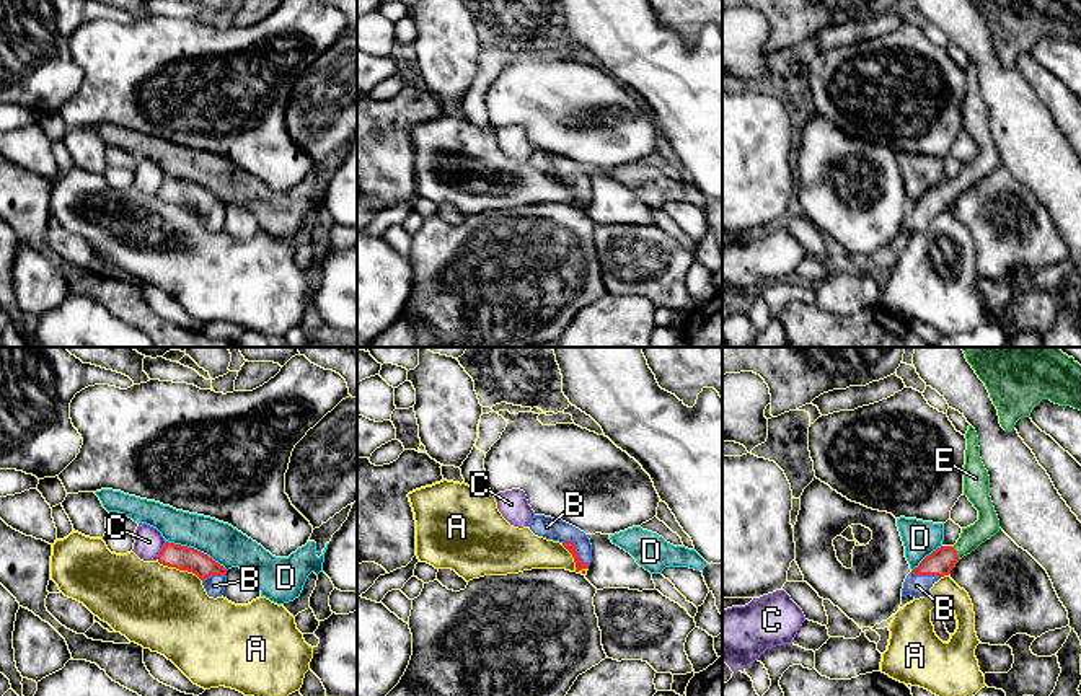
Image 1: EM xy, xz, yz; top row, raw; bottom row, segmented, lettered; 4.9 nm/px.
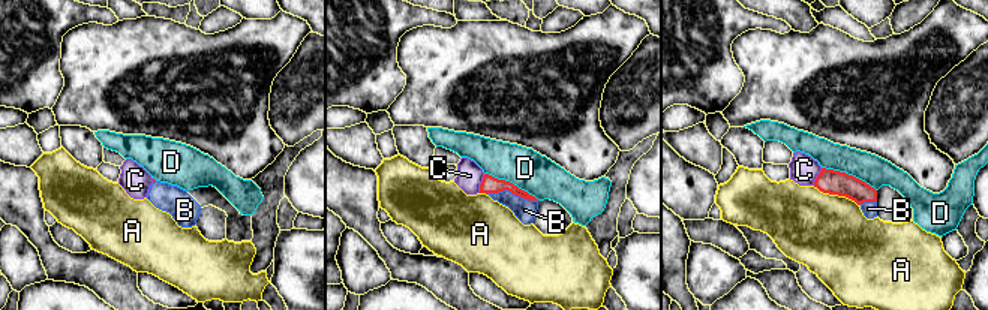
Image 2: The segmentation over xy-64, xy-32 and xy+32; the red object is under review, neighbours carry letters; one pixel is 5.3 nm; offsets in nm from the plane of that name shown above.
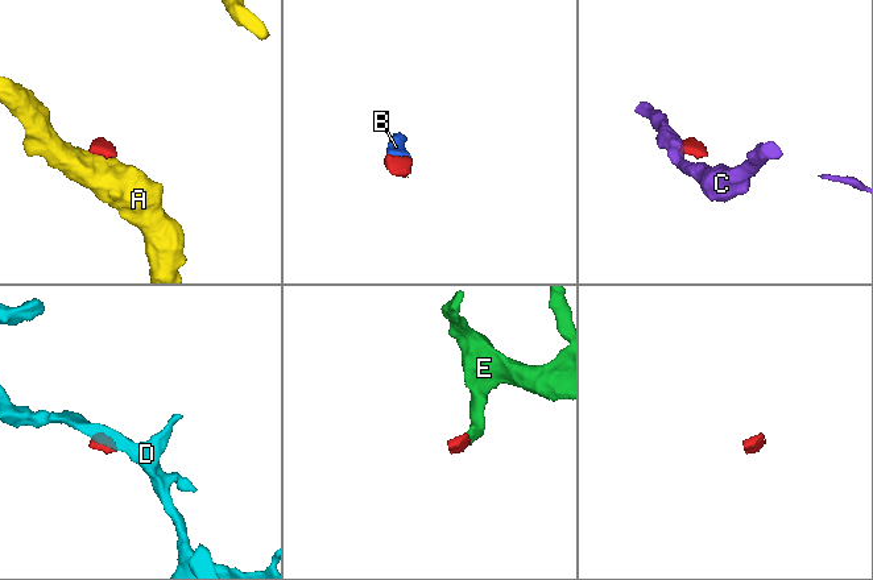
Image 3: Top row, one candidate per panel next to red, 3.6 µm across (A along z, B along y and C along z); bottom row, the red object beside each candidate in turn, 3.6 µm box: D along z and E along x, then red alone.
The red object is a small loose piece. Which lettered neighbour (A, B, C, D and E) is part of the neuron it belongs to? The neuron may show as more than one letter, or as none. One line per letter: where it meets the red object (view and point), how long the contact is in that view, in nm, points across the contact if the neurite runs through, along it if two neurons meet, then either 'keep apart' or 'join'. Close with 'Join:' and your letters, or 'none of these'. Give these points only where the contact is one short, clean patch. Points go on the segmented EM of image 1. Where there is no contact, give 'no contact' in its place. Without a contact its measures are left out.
A: xy (180, 569) | 240 nm | along xy (157, 559), (167, 566), (191, 571), (201, 581) | keep apart
B: xz (576, 551) | 180 nm | across xz (568, 545), (576, 551), (560, 530), (547, 527) | join
C: xy (162, 550) | 100 nm | along xy (167, 541), (157, 558) | keep apart
D: xy (196, 550) | 340 nm | along xy (167, 540), (193, 546), (227, 569) | keep apart
E: yz (956, 553) | 80 nm | across yz (939, 563), (956, 553), (987, 525) | join
Join: B, E

